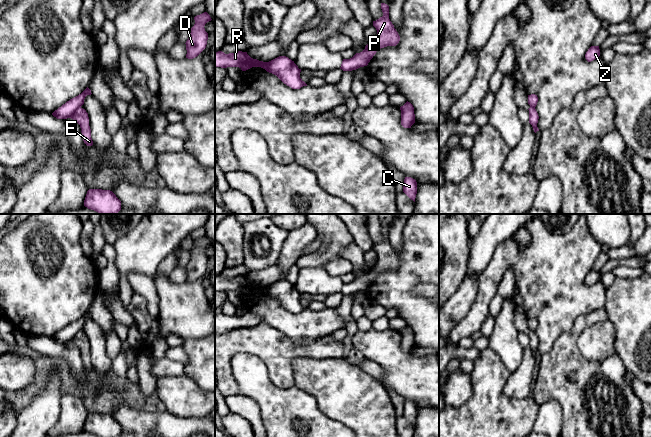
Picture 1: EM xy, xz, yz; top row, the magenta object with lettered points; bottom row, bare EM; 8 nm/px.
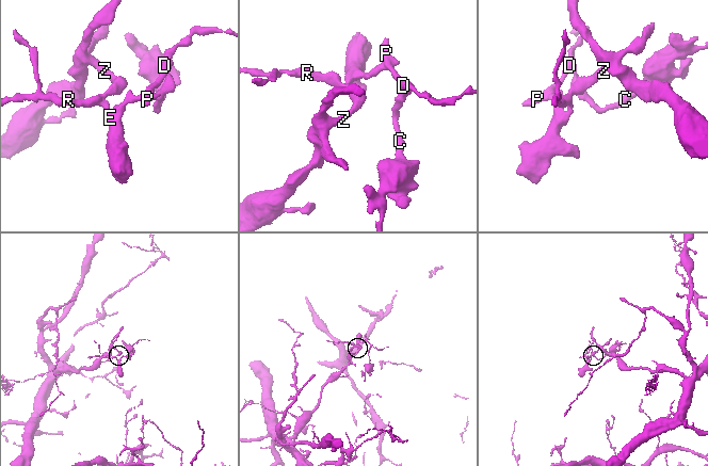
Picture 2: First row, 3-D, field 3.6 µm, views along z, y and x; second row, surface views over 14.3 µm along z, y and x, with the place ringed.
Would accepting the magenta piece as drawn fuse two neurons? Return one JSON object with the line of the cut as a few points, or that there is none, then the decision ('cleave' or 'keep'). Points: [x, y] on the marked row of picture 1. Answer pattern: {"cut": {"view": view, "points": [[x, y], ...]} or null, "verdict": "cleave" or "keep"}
{"cut": {"view": "xy", "points": [[80, 106], [70, 117]]}, "verdict": "cleave"}

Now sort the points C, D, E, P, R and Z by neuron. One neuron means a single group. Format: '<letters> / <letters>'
C D E P / R Z

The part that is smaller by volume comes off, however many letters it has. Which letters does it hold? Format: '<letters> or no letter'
C, D, E, P

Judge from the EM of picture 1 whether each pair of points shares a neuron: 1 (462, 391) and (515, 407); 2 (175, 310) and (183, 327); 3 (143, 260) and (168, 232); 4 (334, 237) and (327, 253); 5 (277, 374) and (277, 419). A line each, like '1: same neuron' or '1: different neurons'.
1: different neurons
2: same neuron
3: same neuron
4: same neuron
5: different neurons

